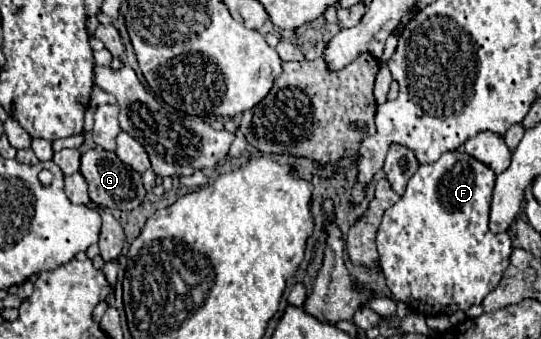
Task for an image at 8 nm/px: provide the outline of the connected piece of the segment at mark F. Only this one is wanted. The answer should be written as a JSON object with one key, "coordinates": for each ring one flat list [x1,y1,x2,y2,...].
{"coordinates":[[460,149,446,151,436,163,420,165,408,181,404,195,386,209,376,235,380,267,394,297,404,301,414,313,424,315,424,305,434,305,434,309,442,307,444,311,468,311,472,305,480,305,500,283,502,273,510,265,512,241,508,233,492,233,488,229,494,179,496,173,468,153]]}

